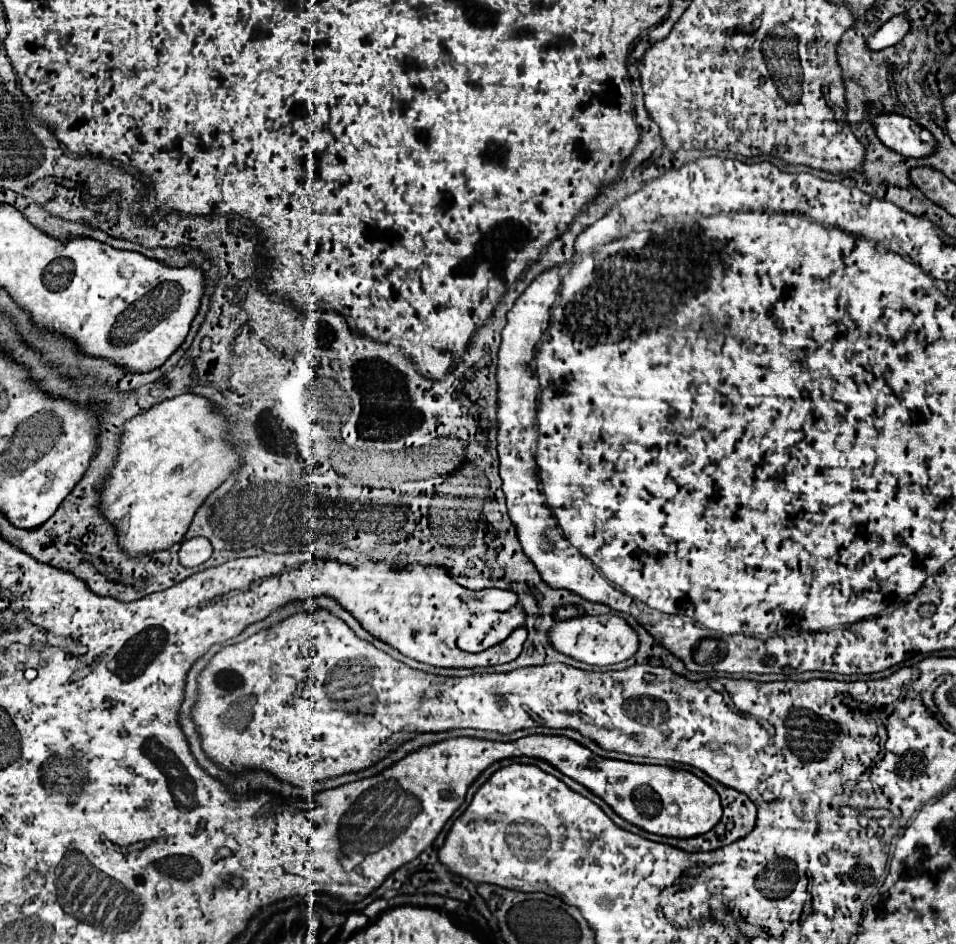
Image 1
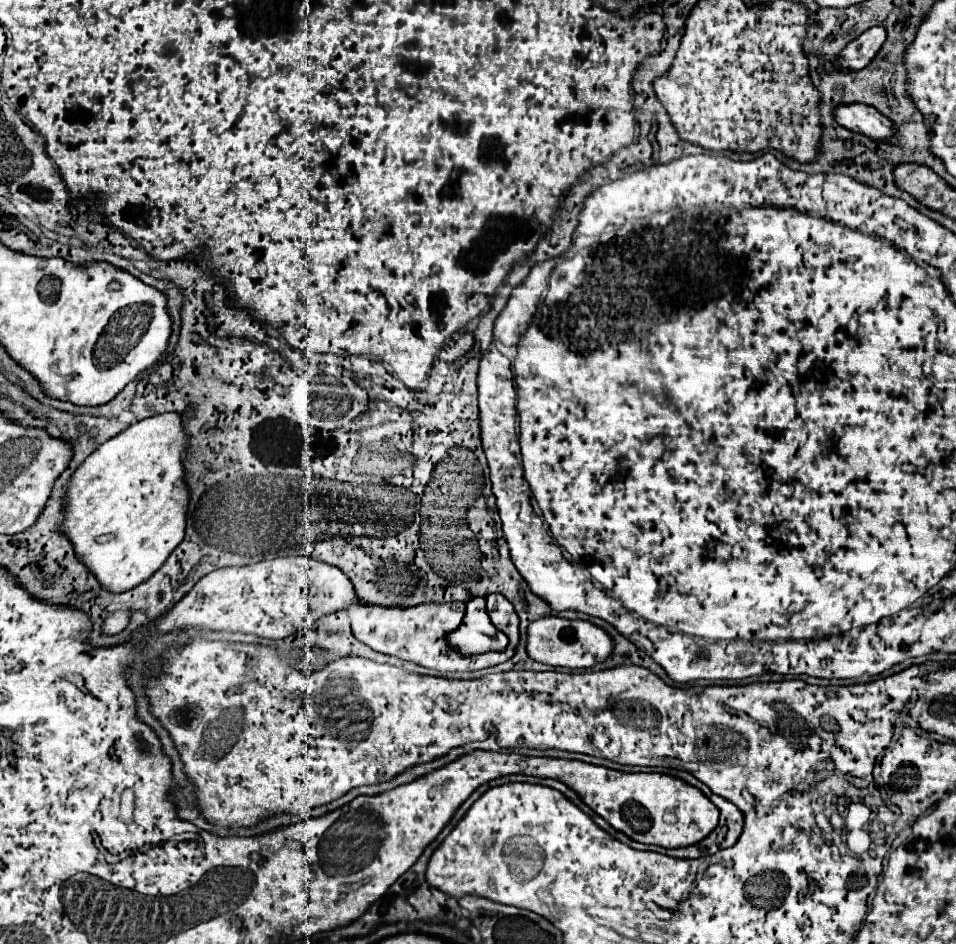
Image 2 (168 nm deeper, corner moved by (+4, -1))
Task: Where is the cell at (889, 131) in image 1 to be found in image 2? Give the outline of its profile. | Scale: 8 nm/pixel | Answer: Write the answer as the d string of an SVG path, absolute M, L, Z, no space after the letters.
M864 103L838 105L834 119L838 125L872 139L890 139L894 135L894 123Z

